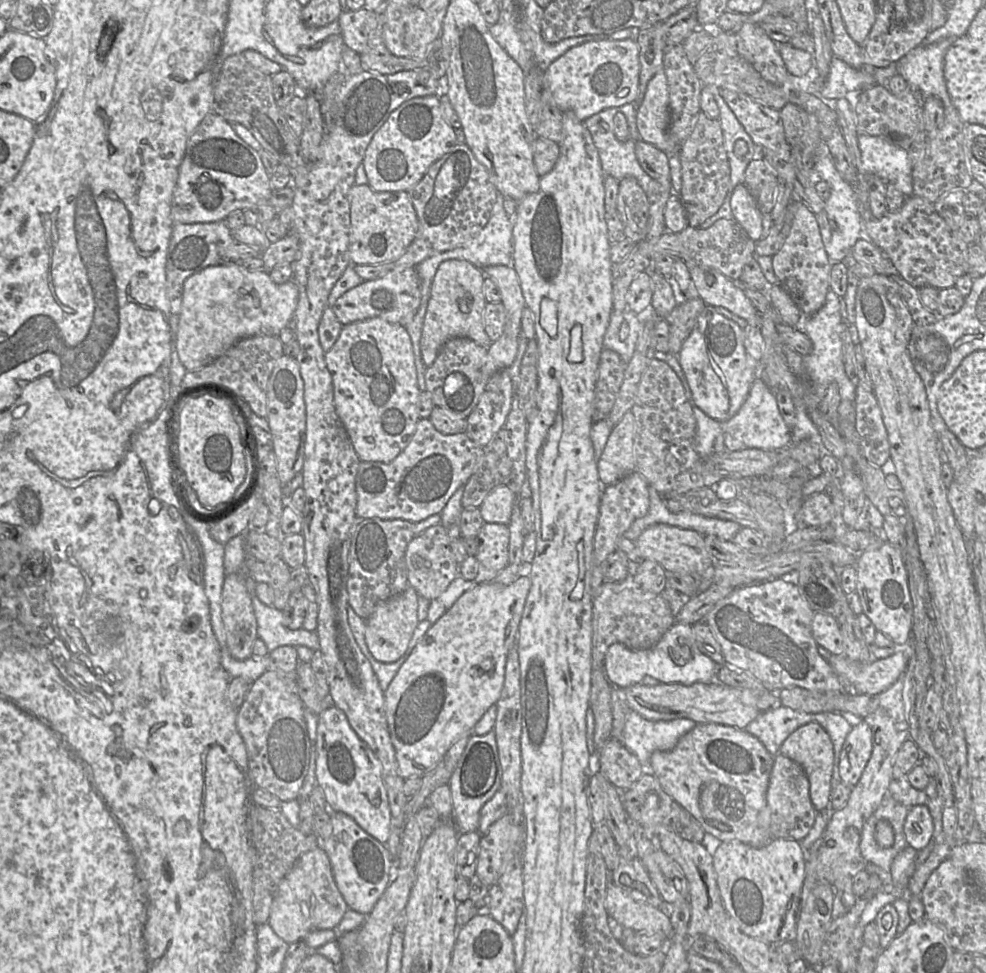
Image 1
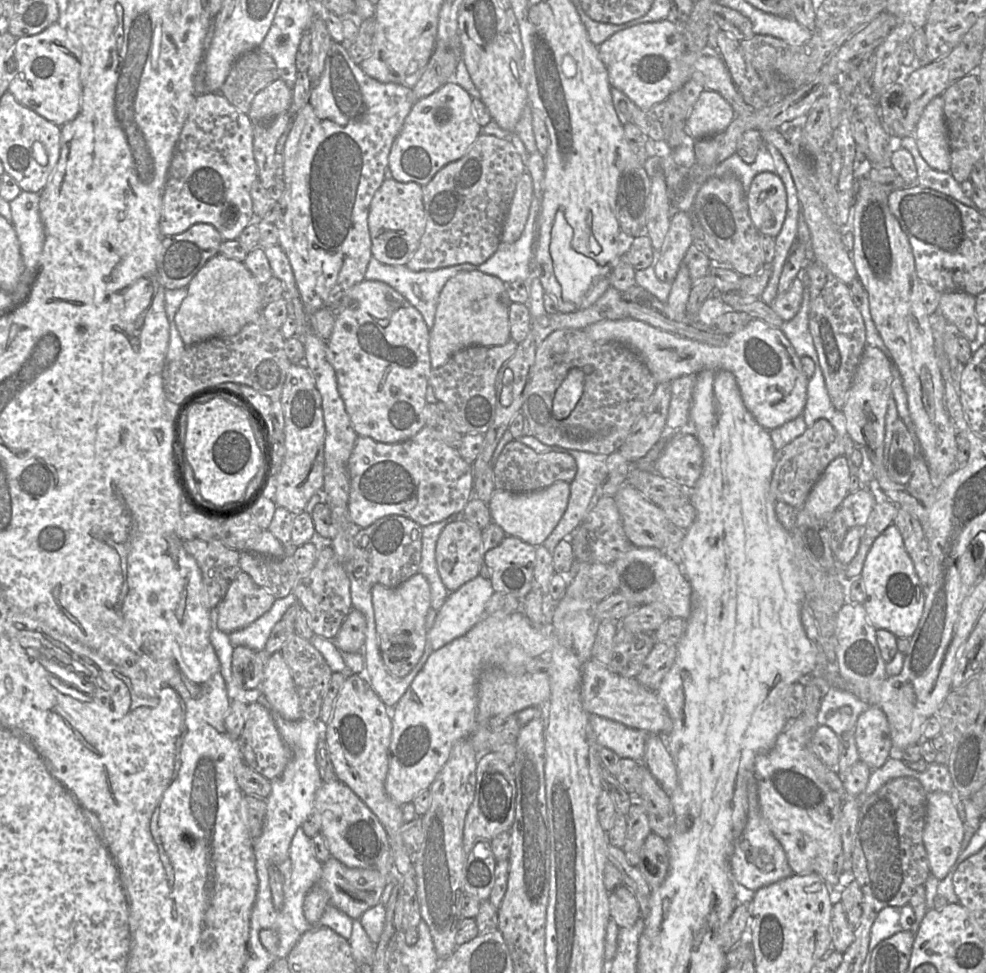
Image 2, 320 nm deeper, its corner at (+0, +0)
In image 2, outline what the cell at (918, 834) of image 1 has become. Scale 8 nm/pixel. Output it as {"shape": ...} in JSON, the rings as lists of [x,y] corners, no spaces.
{"shape":[[[931,792],[927,795],[926,821],[923,830],[923,843],[927,852],[931,874],[939,881],[944,879],[962,852],[964,825],[948,793]]]}

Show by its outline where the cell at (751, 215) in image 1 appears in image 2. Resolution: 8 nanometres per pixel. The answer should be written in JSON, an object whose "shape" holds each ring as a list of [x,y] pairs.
{"shape":[[[772,172],[756,175],[747,193],[747,203],[757,230],[775,238],[787,213],[787,193],[781,178]]]}

